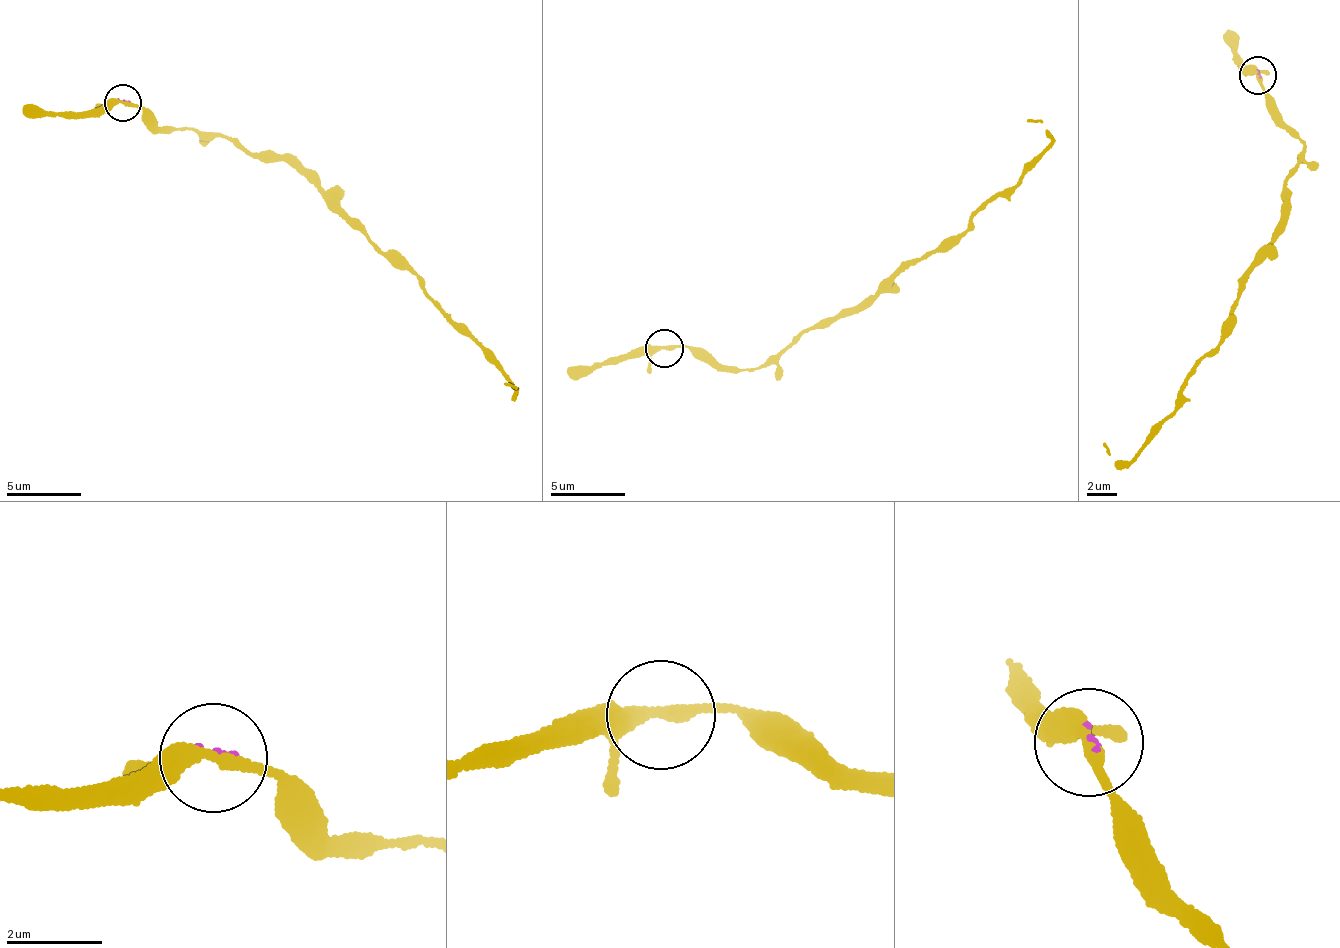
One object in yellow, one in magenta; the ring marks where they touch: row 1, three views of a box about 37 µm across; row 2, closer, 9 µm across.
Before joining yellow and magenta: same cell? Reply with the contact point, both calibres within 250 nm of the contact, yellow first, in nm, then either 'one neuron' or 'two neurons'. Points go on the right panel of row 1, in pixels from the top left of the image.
place (1258, 75); calibres 300 and 80 nm; two neurons

